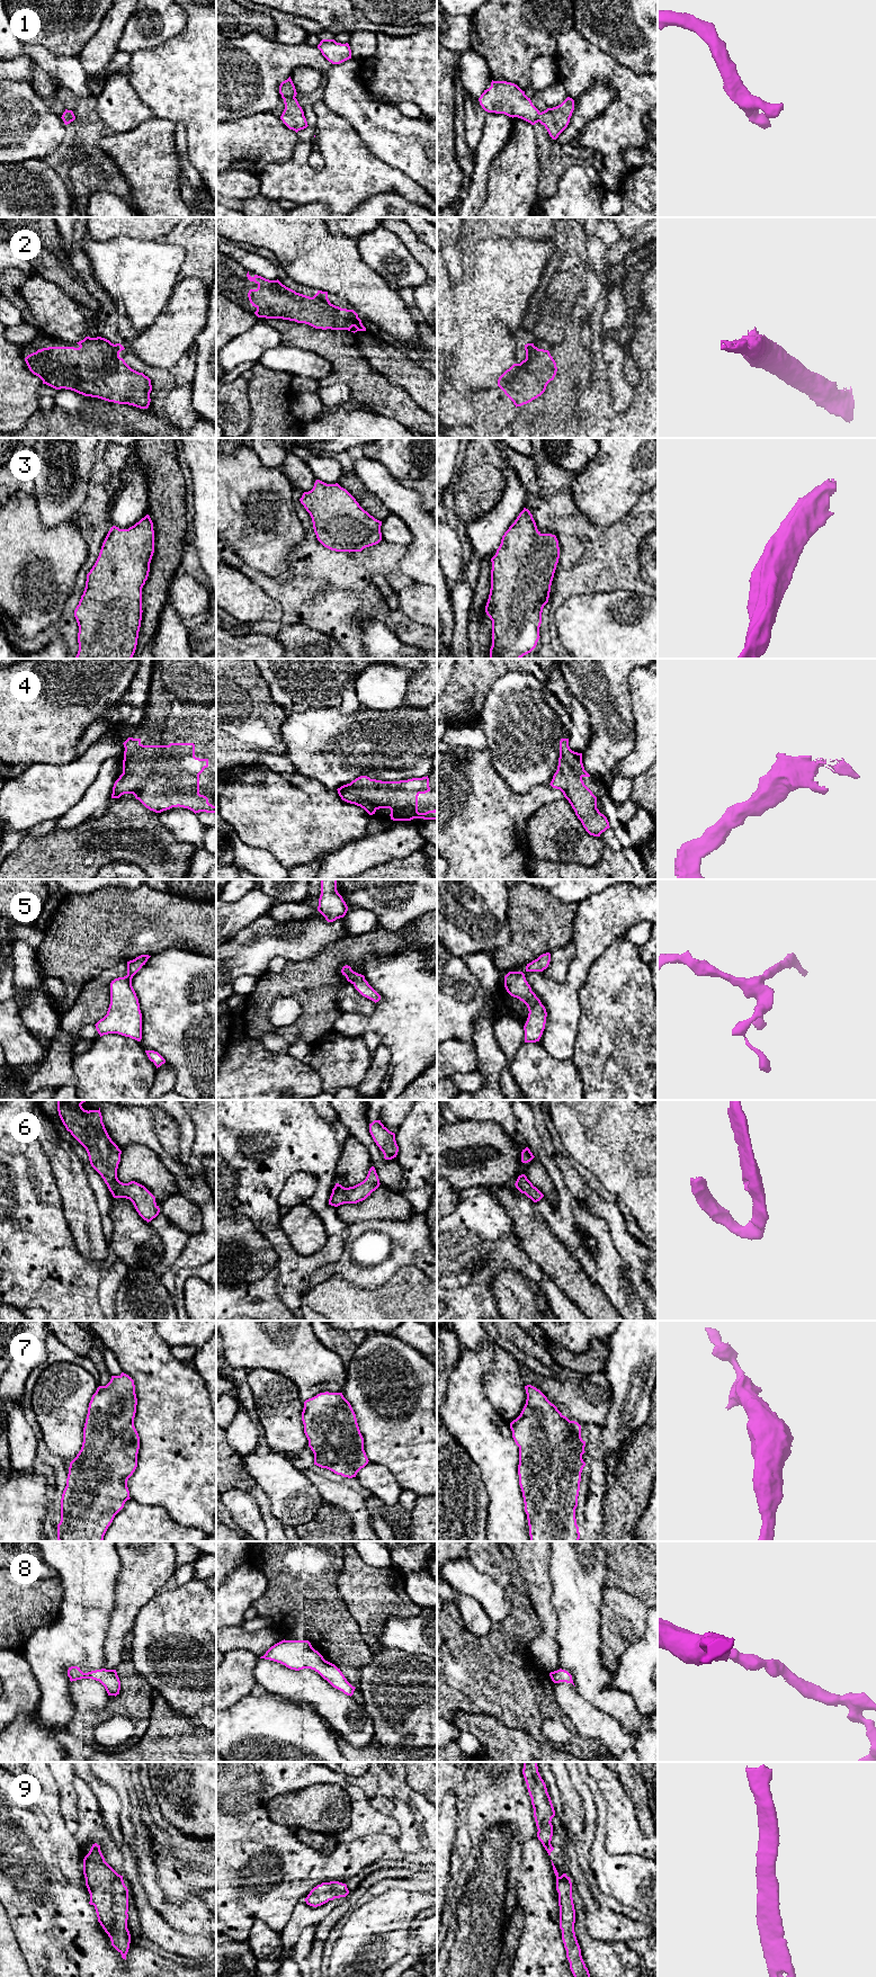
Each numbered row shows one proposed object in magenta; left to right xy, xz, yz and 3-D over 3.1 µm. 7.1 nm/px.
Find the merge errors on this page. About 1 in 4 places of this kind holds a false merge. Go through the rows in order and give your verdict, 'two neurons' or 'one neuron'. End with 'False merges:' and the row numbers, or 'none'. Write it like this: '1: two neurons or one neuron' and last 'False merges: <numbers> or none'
1: one neuron
2: one neuron
3: one neuron
4: one neuron
5: one neuron
6: one neuron
7: one neuron
8: one neuron
9: one neuron
False merges: none

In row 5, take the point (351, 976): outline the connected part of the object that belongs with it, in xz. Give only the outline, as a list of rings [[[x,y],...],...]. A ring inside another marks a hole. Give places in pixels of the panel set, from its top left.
[[[348,965],[342,967],[341,973],[363,996],[374,1001],[375,1003],[381,1000],[381,995],[368,984],[364,975],[354,972]]]

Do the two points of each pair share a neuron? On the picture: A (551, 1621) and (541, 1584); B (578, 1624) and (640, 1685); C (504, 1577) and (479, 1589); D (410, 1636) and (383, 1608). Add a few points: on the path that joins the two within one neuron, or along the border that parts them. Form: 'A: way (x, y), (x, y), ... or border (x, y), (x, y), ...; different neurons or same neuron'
A: way (545, 1612), (541, 1593); same neuron
B: border (610, 1673), (609, 1685), (628, 1693); different neurons
C: border (473, 1565), (479, 1571), (488, 1574), (504, 1590); different neurons
D: border (419, 1612), (412, 1616), (390, 1617), (377, 1639); different neurons

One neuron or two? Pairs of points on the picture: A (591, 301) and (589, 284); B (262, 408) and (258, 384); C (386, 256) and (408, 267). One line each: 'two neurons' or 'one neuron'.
A: one neuron
B: one neuron
C: one neuron

